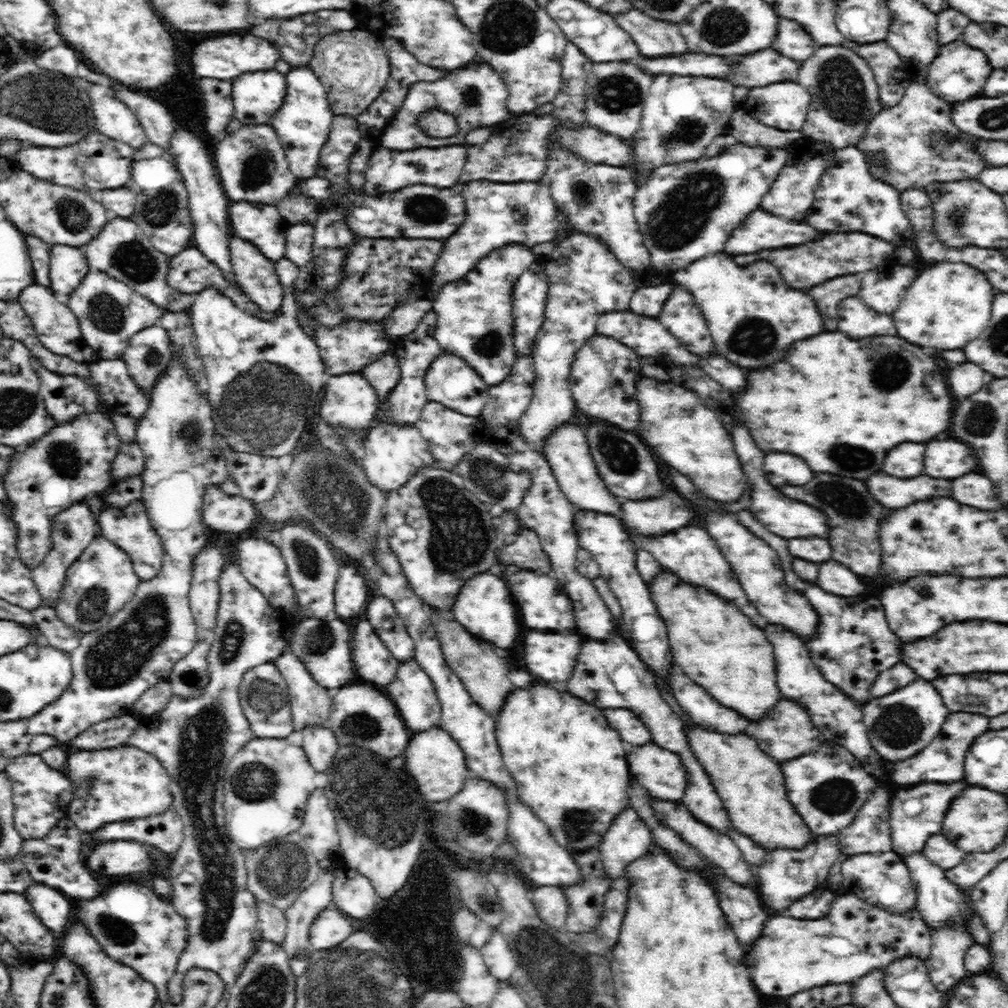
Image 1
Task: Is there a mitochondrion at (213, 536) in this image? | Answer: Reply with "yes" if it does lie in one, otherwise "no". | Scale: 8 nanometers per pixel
no

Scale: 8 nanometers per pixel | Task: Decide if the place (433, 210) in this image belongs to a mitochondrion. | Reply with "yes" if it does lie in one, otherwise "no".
yes

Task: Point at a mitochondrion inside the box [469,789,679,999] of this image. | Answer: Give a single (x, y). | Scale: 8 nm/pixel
(544, 958)

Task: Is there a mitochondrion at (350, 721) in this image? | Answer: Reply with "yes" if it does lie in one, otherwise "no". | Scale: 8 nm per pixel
yes

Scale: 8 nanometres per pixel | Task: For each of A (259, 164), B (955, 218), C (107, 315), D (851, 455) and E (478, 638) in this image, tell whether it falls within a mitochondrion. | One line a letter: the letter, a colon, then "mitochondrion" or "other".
A: mitochondrion
B: mitochondrion
C: mitochondrion
D: mitochondrion
E: other

